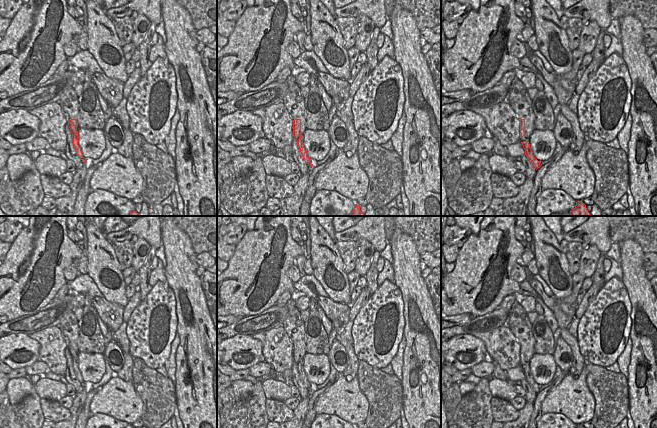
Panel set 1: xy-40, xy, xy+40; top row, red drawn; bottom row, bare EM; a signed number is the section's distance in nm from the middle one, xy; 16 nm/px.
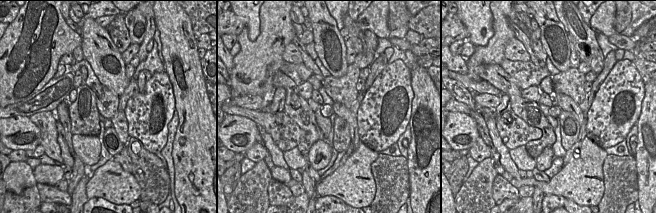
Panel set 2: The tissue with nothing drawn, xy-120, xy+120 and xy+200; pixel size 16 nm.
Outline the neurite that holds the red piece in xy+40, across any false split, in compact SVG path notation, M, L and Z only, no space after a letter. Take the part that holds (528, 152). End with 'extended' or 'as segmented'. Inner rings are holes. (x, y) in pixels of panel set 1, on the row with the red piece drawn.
M523 141L521 142L523 145L523 148L525 150L525 155L527 156L528 160L530 161L530 163L535 167L535 169L537 170L538 168L540 168L540 161L538 161L534 155L533 152L530 148L530 144L529 141Z; as segmented

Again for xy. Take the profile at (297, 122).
M295 119L293 120L293 135L297 139L297 146L303 156L304 161L306 162L306 164L312 167L313 164L311 163L311 159L307 156L306 150L303 145L303 136L301 134L301 119Z; as segmented

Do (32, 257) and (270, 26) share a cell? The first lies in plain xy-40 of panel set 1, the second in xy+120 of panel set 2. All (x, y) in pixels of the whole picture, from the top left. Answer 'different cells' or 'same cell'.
same cell

